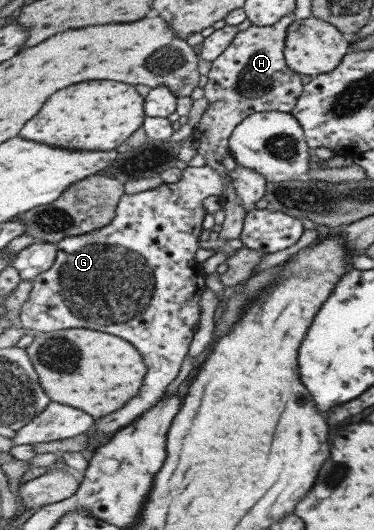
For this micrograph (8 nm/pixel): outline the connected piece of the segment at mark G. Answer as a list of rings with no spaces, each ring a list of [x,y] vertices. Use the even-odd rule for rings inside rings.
[[[212,166],[186,167],[177,183],[162,183],[152,190],[126,194],[112,223],[105,228],[62,239],[57,244],[59,254],[50,270],[33,280],[30,299],[22,306],[22,325],[41,333],[72,328],[96,328],[127,339],[139,348],[148,366],[147,377],[140,394],[119,410],[96,420],[90,432],[91,446],[97,448],[122,428],[136,422],[152,410],[163,398],[170,383],[174,383],[186,361],[190,343],[200,327],[200,295],[207,289],[207,273],[196,261],[196,253],[203,246],[204,220],[207,216],[204,199],[221,196],[225,183],[222,172]]]

